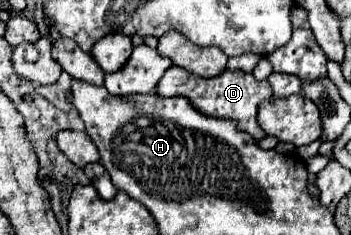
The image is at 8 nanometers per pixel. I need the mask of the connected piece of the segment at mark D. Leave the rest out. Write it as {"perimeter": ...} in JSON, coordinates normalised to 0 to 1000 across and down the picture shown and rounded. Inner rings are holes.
{"perimeter":[[[487,285],[453,345],[447,396],[464,413],[533,413],[538,438],[567,472],[584,481],[590,498],[613,506],[658,506],[675,515],[675,549],[709,566],[721,591],[749,591],[755,566],[732,532],[732,455],[744,430],[766,430],[778,413],[766,345],[732,345],[715,311],[687,311],[687,302],[652,302],[641,294],[630,319],[578,336],[561,319],[544,319],[510,285]]]}

